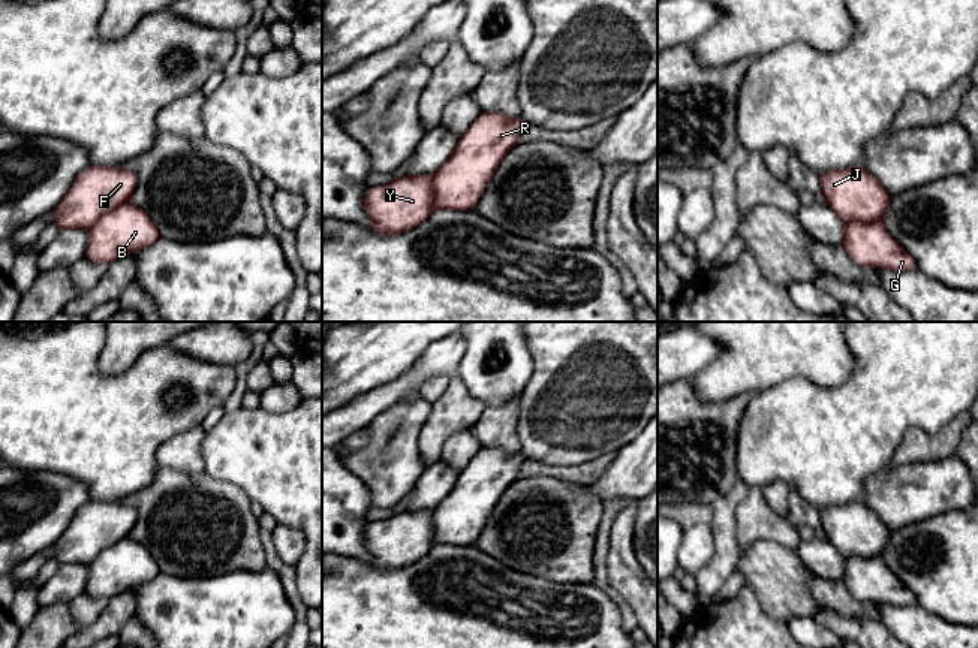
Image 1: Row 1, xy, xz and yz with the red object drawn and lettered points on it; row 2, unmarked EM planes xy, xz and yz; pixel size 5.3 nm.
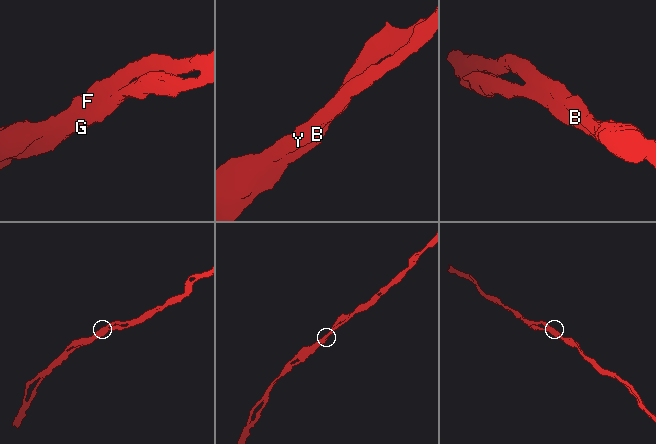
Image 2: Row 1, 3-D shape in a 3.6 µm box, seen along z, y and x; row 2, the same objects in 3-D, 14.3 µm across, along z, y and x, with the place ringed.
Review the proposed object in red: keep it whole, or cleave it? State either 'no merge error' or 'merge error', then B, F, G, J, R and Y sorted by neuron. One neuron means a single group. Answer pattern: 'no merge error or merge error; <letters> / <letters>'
no merge error; B F G J R Y

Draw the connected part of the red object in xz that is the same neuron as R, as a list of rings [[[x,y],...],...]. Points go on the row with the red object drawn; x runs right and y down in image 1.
[[[482,112],[460,136],[451,157],[434,174],[401,175],[389,184],[368,189],[362,207],[373,224],[367,227],[373,233],[389,236],[418,226],[434,210],[473,210],[500,160],[517,145],[524,126],[526,121],[521,115],[506,118],[503,114]]]

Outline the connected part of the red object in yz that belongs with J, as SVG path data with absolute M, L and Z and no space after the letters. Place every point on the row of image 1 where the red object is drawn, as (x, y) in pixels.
M863 166L819 174L822 201L845 221L843 248L857 265L909 271L915 260L887 232L882 220L891 195Z

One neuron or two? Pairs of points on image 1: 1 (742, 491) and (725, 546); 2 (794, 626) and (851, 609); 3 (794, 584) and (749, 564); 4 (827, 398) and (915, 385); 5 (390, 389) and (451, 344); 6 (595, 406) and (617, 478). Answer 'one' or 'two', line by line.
1: one
2: two
3: one
4: one
5: one
6: two

